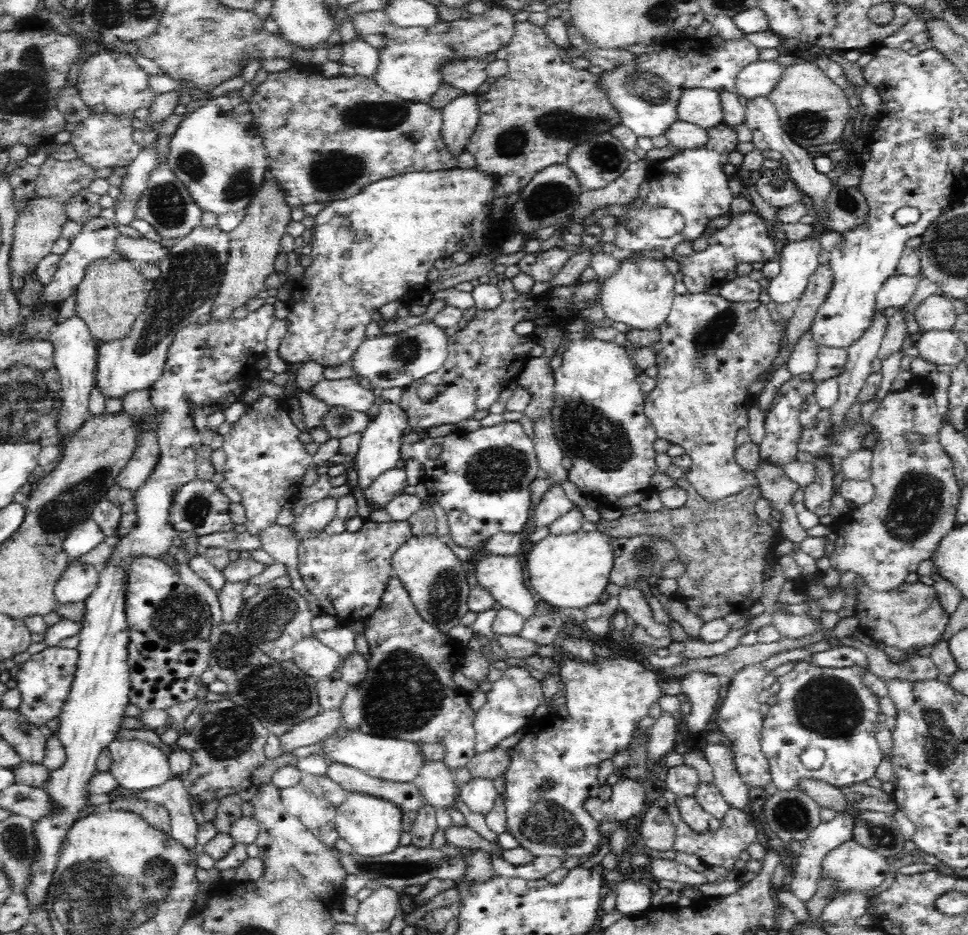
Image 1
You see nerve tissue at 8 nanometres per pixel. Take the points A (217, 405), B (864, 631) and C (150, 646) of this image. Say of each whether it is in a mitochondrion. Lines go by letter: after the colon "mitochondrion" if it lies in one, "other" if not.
A: other
B: other
C: other

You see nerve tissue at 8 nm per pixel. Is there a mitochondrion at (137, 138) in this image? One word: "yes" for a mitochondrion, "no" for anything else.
no

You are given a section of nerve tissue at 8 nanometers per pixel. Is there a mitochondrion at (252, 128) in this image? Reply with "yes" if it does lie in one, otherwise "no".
no

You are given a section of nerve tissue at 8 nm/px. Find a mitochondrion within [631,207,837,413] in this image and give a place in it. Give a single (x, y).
(707, 339)

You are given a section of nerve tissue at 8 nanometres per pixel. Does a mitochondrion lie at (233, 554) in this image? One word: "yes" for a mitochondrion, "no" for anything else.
no

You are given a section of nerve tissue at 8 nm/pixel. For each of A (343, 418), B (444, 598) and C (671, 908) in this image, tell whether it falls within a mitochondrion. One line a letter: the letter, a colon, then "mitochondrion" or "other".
A: mitochondrion
B: mitochondrion
C: other

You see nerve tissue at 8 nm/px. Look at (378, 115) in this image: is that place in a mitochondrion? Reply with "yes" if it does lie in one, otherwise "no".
yes

